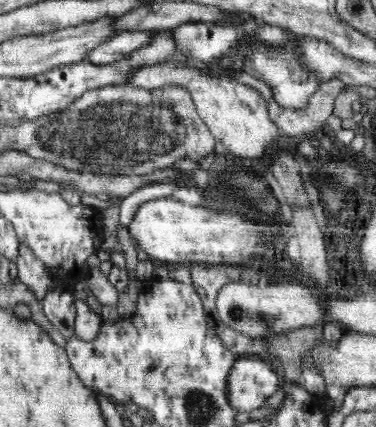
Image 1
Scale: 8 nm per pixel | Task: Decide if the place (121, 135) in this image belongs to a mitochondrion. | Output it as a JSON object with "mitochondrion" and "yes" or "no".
{"mitochondrion":"yes"}

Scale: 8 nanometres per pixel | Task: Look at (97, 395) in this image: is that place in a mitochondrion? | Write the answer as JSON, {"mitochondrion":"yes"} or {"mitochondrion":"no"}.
{"mitochondrion":"no"}

